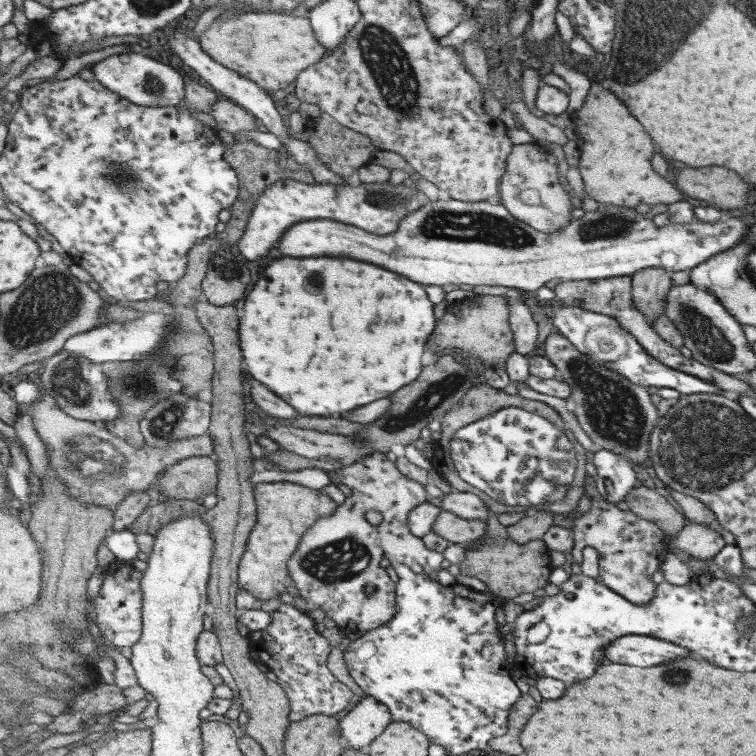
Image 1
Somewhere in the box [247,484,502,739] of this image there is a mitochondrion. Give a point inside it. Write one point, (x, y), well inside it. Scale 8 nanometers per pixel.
(332, 562)

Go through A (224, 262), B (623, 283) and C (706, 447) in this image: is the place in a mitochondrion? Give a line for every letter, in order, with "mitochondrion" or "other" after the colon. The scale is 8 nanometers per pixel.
A: mitochondrion
B: other
C: mitochondrion

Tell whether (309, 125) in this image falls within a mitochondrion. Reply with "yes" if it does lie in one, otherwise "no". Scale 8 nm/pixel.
no

